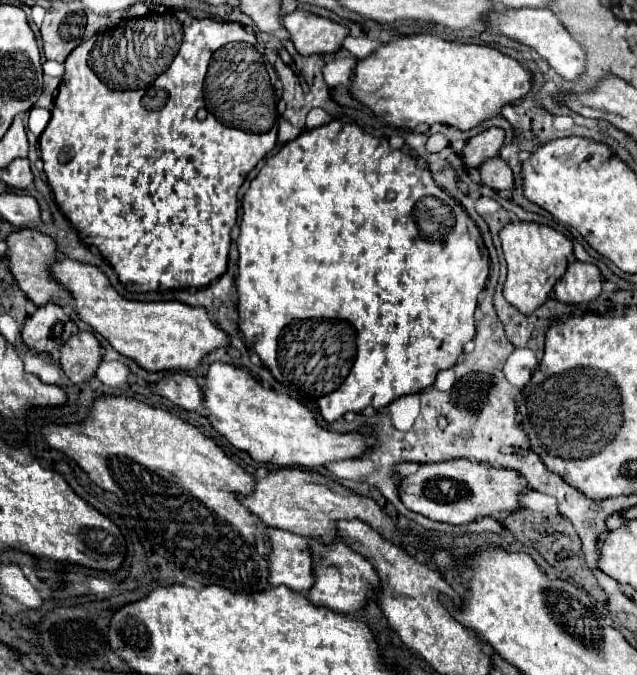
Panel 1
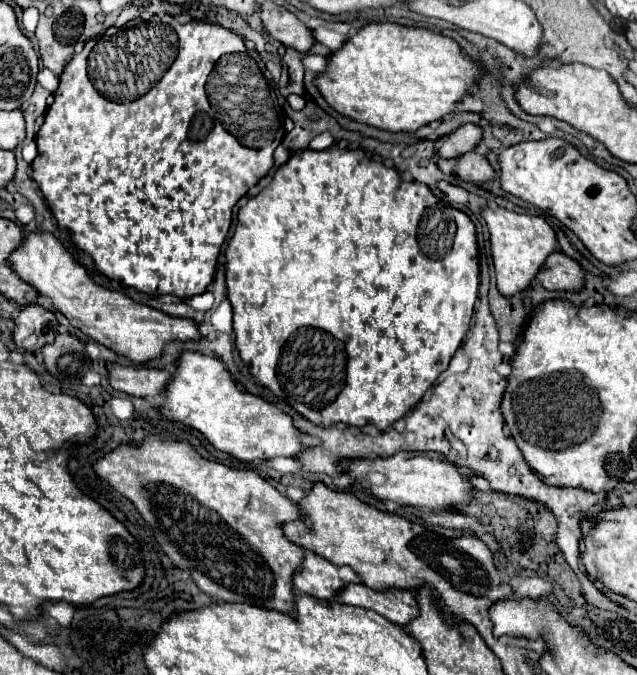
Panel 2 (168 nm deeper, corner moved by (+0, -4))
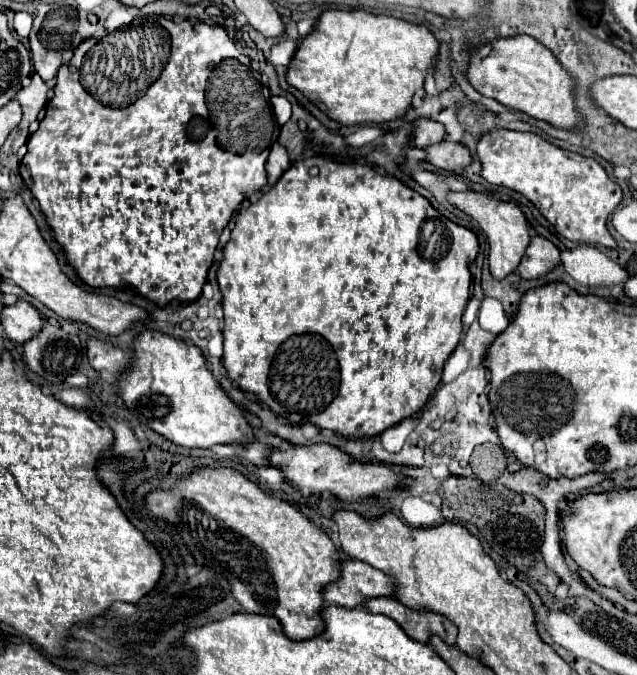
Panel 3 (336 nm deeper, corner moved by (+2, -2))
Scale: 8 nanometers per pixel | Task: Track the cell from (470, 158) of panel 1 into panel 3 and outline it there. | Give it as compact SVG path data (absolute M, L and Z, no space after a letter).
M420 118L416 122L414 138L412 138L414 146L428 148L428 146L434 146L434 144L444 142L444 140L446 140L446 128L444 128L444 124L428 120L428 118Z

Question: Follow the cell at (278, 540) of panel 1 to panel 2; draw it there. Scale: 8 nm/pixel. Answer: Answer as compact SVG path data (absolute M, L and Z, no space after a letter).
M308 554L308 558L302 564L302 570L294 576L294 590L296 590L296 594L308 594L308 596L314 596L318 600L332 600L332 598L336 598L336 594L346 584L352 584L352 582L362 584L362 578L352 568L334 566L334 564L330 564L328 560L324 560L318 554Z

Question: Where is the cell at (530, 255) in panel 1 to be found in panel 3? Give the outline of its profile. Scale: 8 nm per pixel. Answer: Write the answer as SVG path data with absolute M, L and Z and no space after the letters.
M472 190L470 192L450 192L448 200L456 208L460 208L468 216L472 216L480 224L480 228L486 232L486 238L488 238L488 244L490 244L488 260L490 260L492 276L496 280L504 280L508 274L516 272L520 260L524 258L524 252L526 252L530 240L534 238L534 234L532 234L534 230L532 230L530 222L526 220L524 212L510 202L502 202L502 200L496 200L492 196L472 192Z

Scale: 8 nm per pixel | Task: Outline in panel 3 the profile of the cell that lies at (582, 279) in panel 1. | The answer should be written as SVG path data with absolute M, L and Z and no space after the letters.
M534 236L518 266L518 274L526 280L532 280L546 276L558 264L560 264L560 250L550 240L542 236Z

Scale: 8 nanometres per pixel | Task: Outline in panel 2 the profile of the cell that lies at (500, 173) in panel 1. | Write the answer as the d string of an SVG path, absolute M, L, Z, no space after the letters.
M468 152L468 154L454 158L454 172L462 180L474 182L474 184L484 184L486 180L494 176L494 170L488 164L488 160L476 152Z

